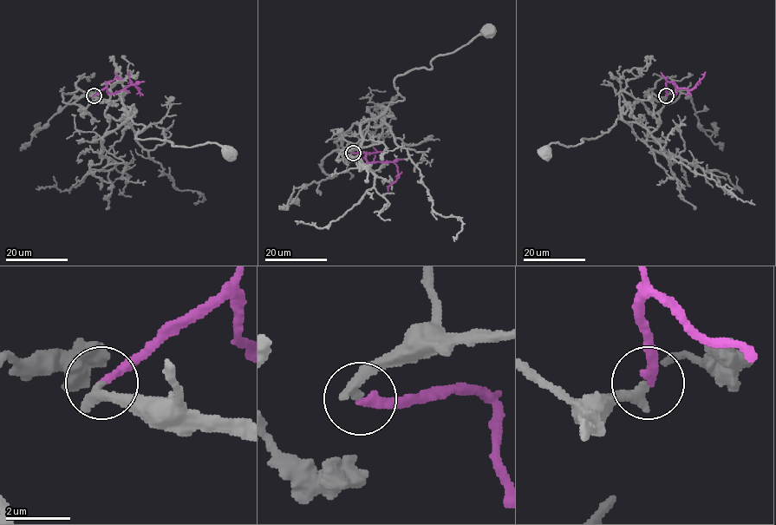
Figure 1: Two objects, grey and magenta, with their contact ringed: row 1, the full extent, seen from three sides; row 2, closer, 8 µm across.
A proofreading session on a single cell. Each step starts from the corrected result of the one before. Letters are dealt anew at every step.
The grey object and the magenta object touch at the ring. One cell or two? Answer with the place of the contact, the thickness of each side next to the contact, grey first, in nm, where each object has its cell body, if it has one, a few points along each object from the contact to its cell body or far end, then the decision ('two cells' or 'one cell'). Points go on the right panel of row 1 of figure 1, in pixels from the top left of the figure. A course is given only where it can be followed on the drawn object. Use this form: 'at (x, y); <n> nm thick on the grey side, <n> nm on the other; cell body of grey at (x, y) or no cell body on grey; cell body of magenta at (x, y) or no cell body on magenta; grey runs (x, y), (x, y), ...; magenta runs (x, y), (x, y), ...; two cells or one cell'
at (666, 95); 320 nm thick on the grey side, 280 nm on the other; cell body of grey at (545, 153); no cell body on magenta; grey runs (667, 95), (661, 101), (640, 100), (621, 91), (620, 117), (608, 132), (575, 146), (551, 142), (544, 154); magenta runs (667, 95), (667, 88), (675, 94), (675, 85), (692, 89), (705, 72); one cell

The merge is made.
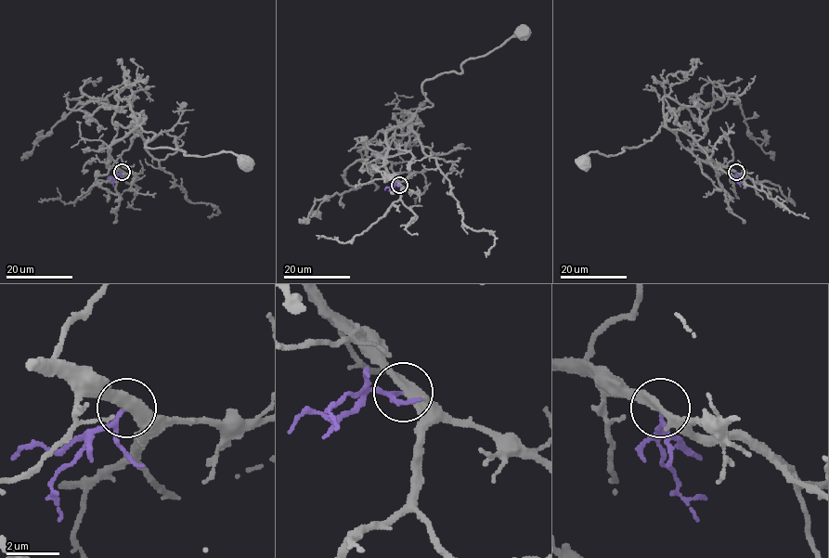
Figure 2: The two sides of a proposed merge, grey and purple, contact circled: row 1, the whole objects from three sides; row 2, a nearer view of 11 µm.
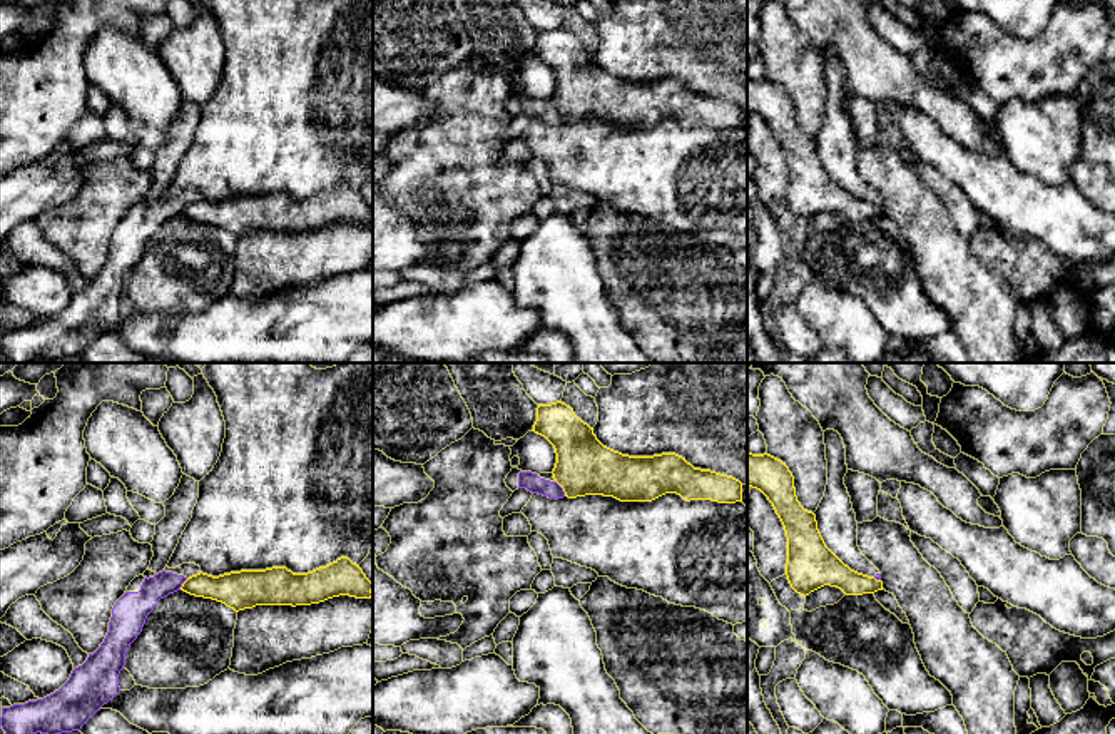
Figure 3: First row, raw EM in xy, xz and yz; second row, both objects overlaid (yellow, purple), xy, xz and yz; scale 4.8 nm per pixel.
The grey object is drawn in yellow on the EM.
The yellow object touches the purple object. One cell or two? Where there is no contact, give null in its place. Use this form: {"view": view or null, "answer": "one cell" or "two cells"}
{"view": "xz", "answer": "two cells"}

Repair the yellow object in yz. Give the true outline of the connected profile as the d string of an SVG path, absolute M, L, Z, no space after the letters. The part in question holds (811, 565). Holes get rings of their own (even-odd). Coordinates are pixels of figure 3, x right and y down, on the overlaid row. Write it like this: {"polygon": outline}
{"polygon": "M747 451L747 485L767 497L784 525L786 575L797 594L806 597L824 585L838 587L846 595L883 590L881 580L851 570L826 547L816 515L797 502L794 477L786 463L767 453Z"}

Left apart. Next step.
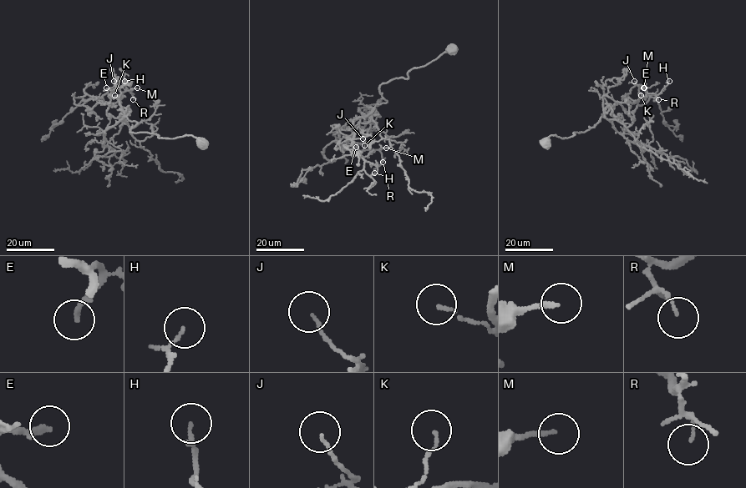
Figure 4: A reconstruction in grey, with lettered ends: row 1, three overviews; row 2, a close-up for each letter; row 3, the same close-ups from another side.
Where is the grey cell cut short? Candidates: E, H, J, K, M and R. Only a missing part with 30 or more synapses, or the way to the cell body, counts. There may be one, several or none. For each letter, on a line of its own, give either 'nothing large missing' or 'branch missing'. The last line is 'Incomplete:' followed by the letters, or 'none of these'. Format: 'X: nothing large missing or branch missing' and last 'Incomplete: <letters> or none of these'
E: nothing large missing
H: nothing large missing
J: nothing large missing
K: nothing large missing
M: nothing large missing
R: nothing large missing
Incomplete: none of these

